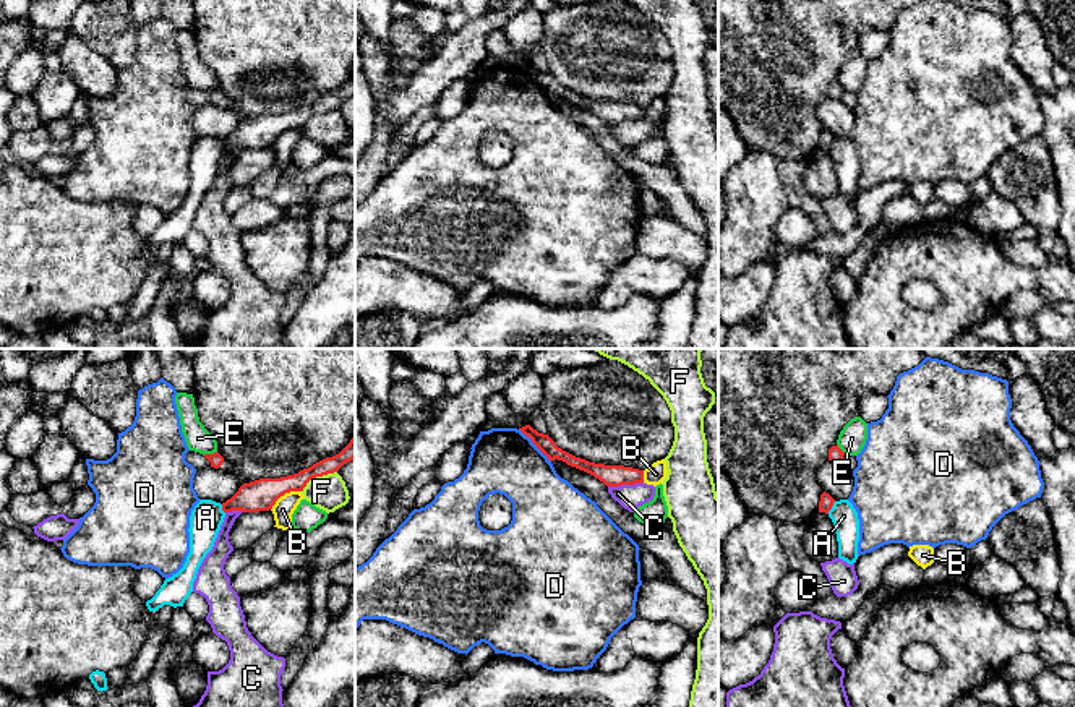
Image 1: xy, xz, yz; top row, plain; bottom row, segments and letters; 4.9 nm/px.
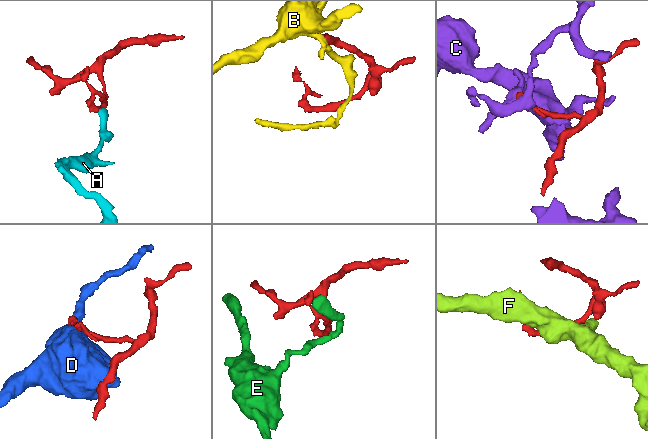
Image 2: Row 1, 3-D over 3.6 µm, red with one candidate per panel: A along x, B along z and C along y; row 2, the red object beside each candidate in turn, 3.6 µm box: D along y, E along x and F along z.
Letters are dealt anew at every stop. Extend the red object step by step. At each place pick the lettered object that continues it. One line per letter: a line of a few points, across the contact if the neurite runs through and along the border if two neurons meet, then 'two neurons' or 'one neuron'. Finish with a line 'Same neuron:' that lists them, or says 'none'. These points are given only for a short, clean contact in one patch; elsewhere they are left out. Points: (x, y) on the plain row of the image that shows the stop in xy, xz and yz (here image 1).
A: line yz (835, 138), (827, 149); two neurons
B: line xy (300, 127), (284, 130), (271, 146); two neurons
C: line xz (642, 119), (608, 124); two neurons
D: line xz (519, 65), (550, 98); two neurons
E: two neurons
F: line xy (336, 107), (313, 114), (302, 128); two neurons
Same neuron: none

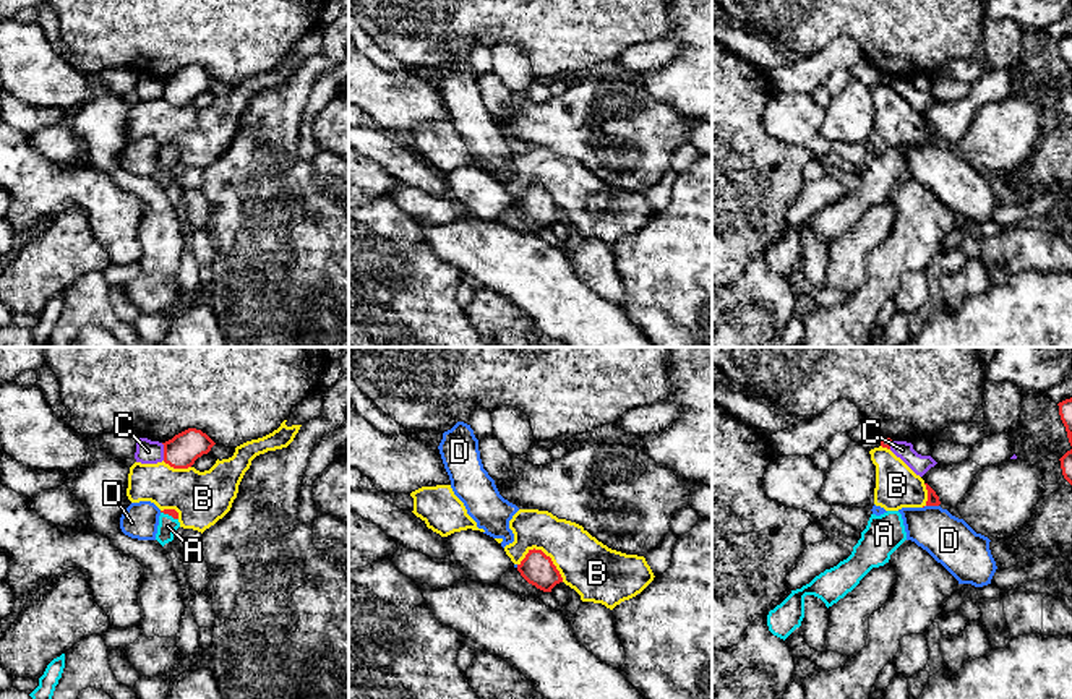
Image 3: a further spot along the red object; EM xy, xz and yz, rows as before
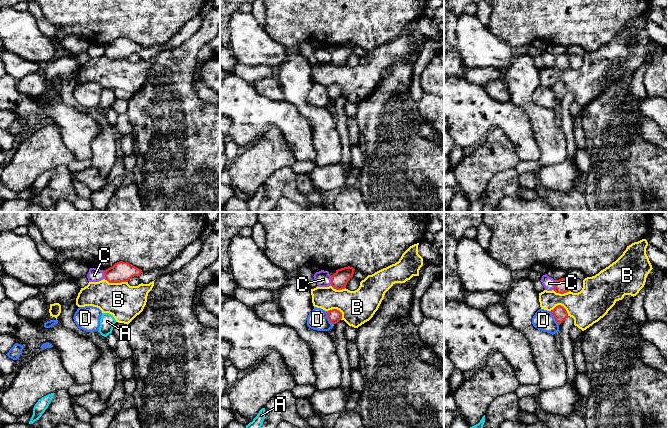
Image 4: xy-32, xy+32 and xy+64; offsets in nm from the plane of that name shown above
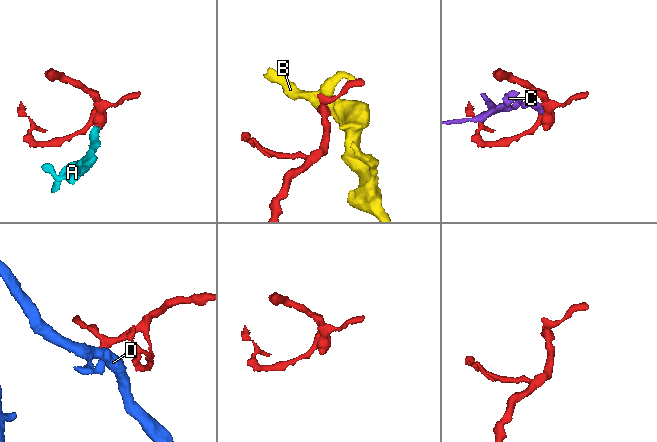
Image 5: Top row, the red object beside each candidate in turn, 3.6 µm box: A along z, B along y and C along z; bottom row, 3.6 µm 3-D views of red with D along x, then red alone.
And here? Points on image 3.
A: line xy (172, 150), (169, 151), (167, 162); one neuron
B: two neurons
C: two neurons
D: line yz (938, 141), (926, 141), (923, 145); two neurons
Same neuron: A

